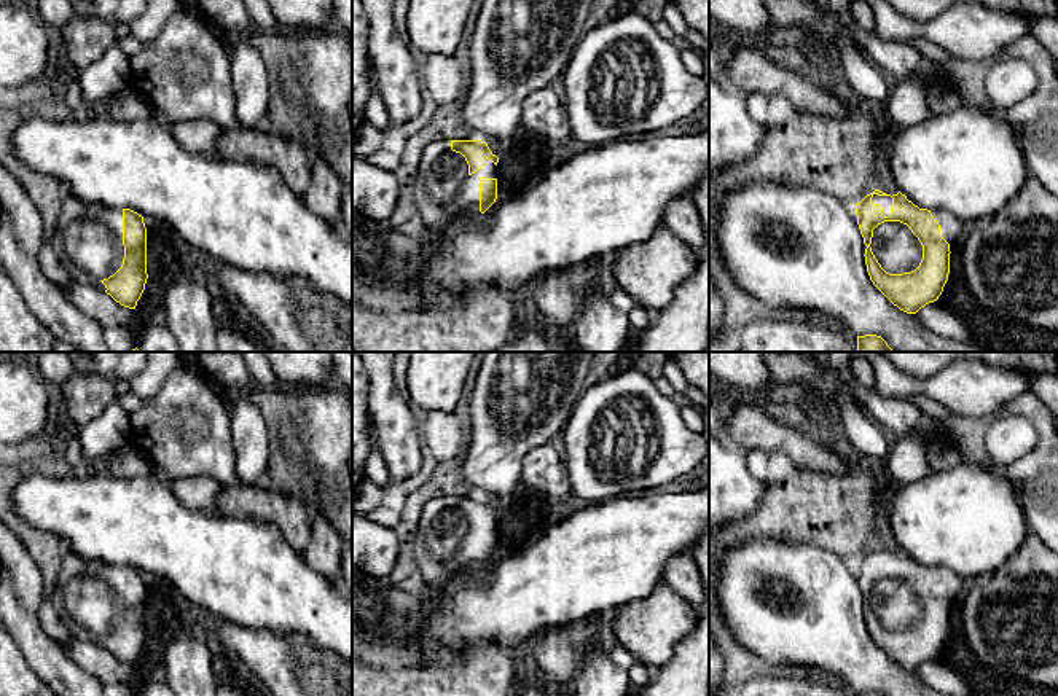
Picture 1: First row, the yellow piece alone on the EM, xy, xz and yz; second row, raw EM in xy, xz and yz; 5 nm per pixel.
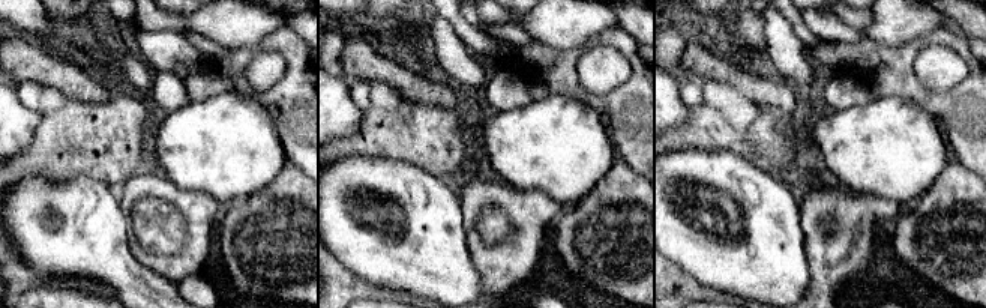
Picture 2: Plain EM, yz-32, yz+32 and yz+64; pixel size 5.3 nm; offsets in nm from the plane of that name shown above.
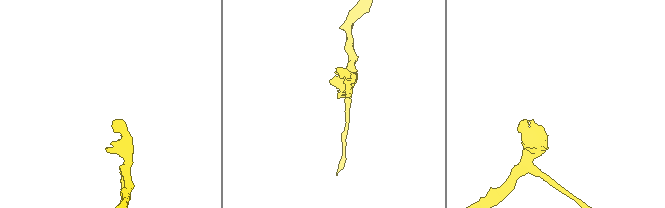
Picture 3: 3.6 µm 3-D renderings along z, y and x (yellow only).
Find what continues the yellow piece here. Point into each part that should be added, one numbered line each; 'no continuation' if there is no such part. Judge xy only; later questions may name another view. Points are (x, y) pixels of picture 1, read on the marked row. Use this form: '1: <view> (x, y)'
1: xy (72, 209)

